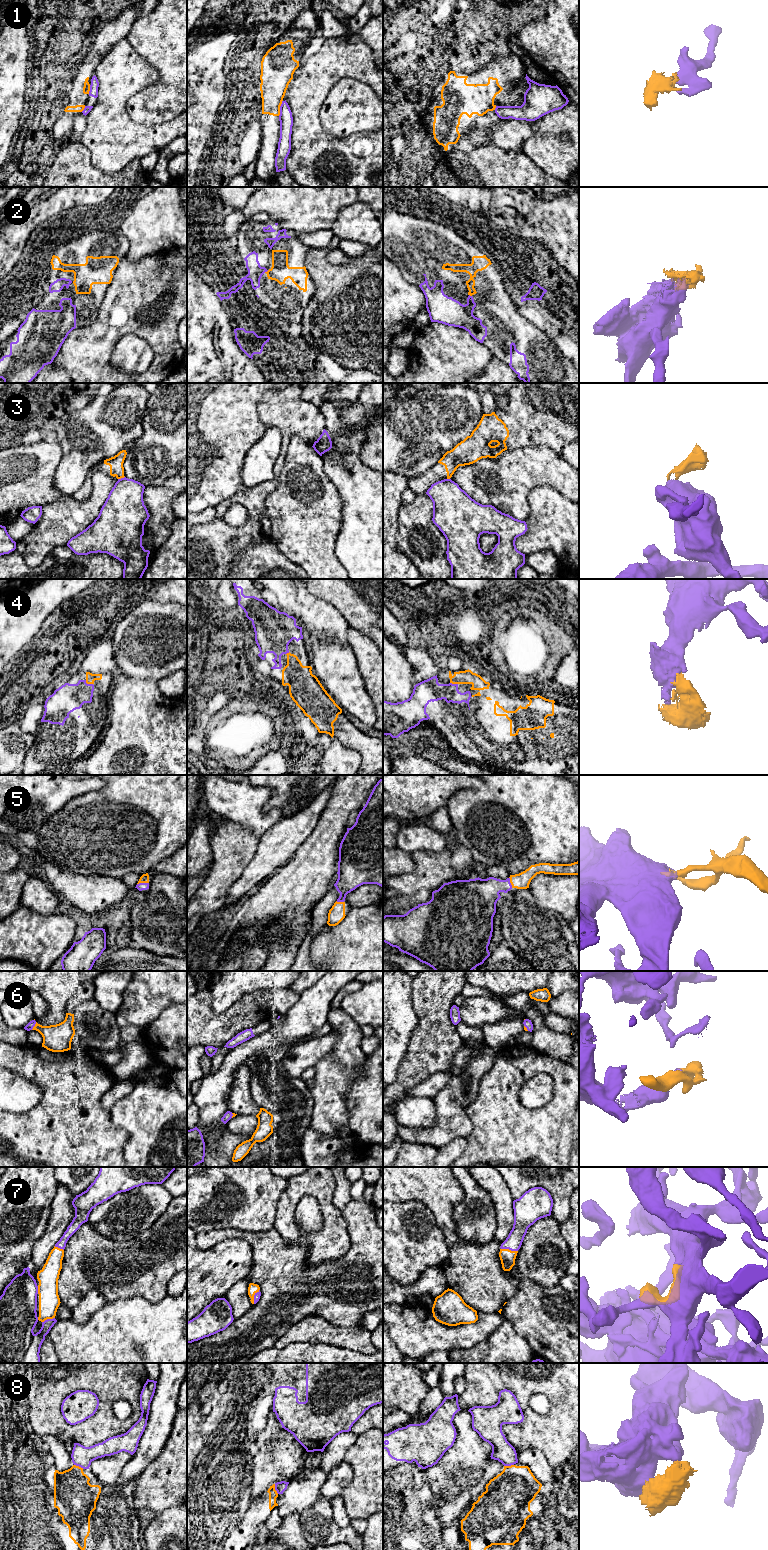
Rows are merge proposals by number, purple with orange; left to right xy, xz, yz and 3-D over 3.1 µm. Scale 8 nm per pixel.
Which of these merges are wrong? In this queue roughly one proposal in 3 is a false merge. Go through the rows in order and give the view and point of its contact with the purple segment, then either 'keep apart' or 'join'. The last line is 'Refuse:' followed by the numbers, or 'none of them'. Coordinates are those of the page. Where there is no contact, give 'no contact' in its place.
1: xz (280, 108) | keep apart
2: xz (266, 271) | join
3: xy (121, 478) | keep apart
4: xy (88, 684) | join
5: xy (142, 883) | join
6: xy (34, 1025) | join
7: yz (509, 1249) | join
8: xz (275, 1489) | keep apart
Refuse: 1, 3, 8

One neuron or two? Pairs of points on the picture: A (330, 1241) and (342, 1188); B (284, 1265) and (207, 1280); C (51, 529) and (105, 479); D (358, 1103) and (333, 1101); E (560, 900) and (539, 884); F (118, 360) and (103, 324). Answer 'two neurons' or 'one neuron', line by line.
A: two neurons
B: two neurons
C: one neuron
D: two neurons
E: one neuron
F: two neurons

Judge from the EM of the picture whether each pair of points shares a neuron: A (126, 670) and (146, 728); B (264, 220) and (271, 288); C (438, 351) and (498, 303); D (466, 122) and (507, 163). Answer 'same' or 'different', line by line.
A: different
B: same
C: different
D: different

